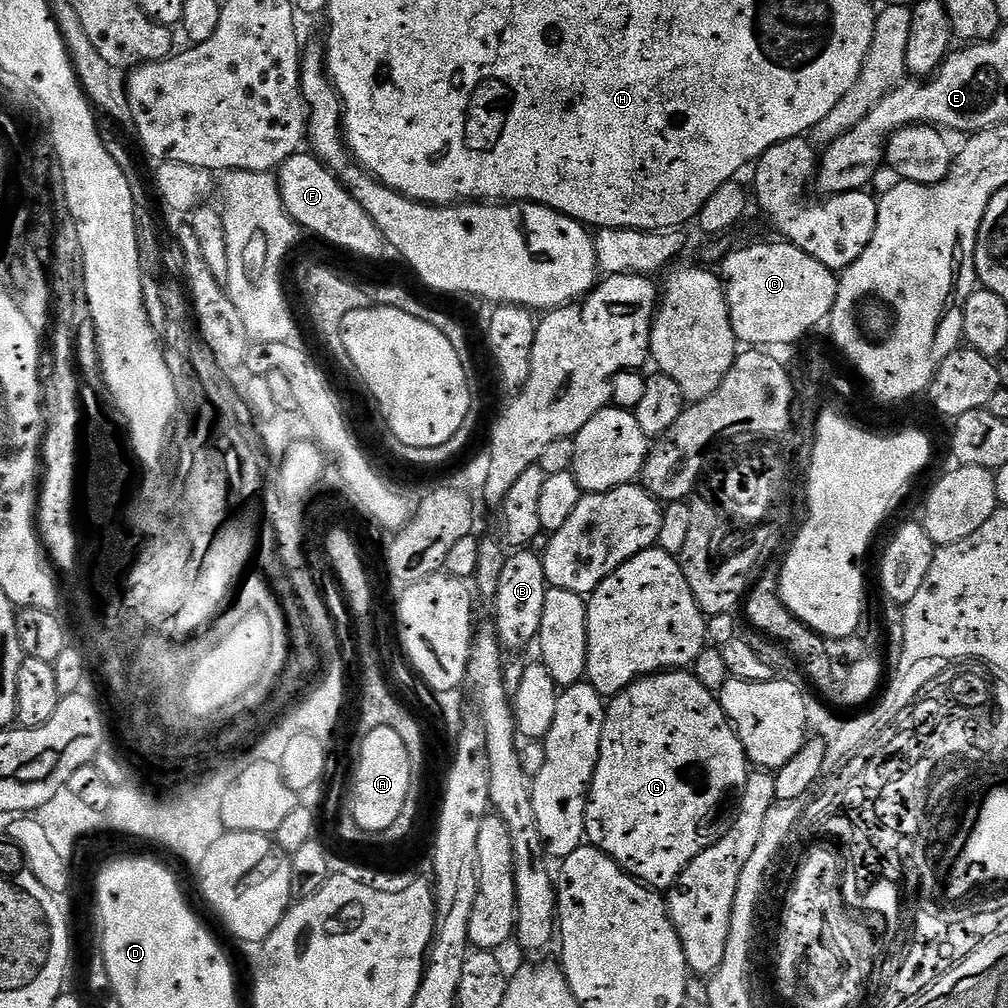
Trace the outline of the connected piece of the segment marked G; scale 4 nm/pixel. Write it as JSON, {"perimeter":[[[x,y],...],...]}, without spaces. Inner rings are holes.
{"perimeter":[[[665,670],[655,676],[644,676],[636,680],[628,688],[624,688],[618,695],[611,697],[604,713],[604,729],[602,730],[602,746],[596,773],[592,779],[592,789],[588,791],[588,805],[586,806],[586,826],[584,834],[587,843],[593,848],[600,848],[612,859],[621,870],[627,872],[641,884],[647,884],[653,890],[668,890],[684,873],[686,866],[700,853],[700,827],[704,819],[712,812],[712,807],[724,796],[727,788],[739,789],[745,782],[750,771],[750,761],[742,742],[738,738],[735,728],[728,721],[728,715],[722,710],[717,693],[706,690],[702,682],[688,670]]]}

